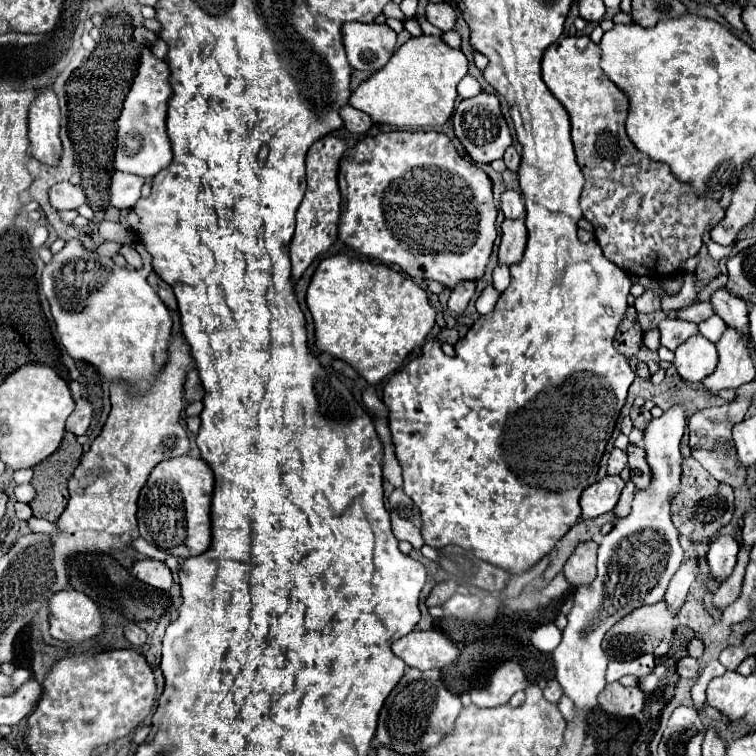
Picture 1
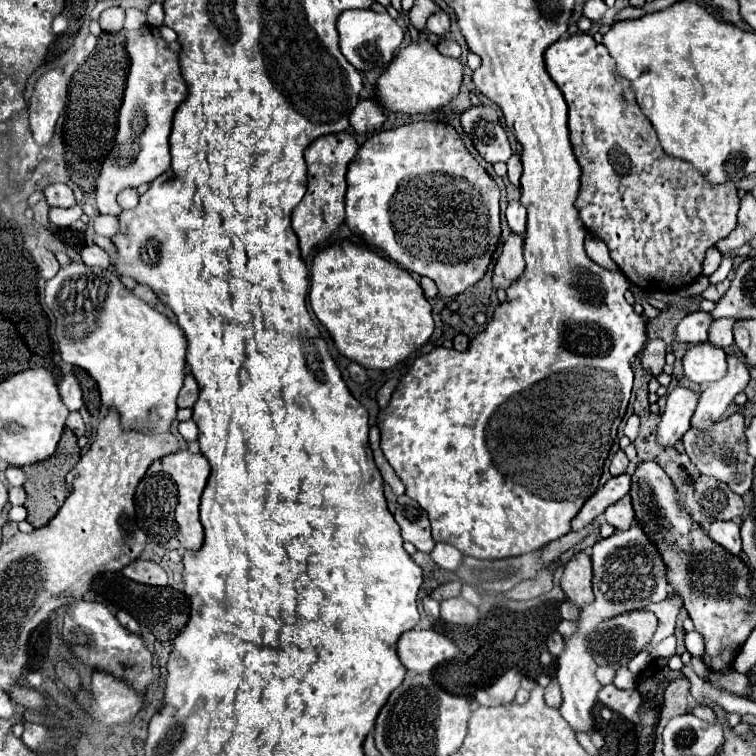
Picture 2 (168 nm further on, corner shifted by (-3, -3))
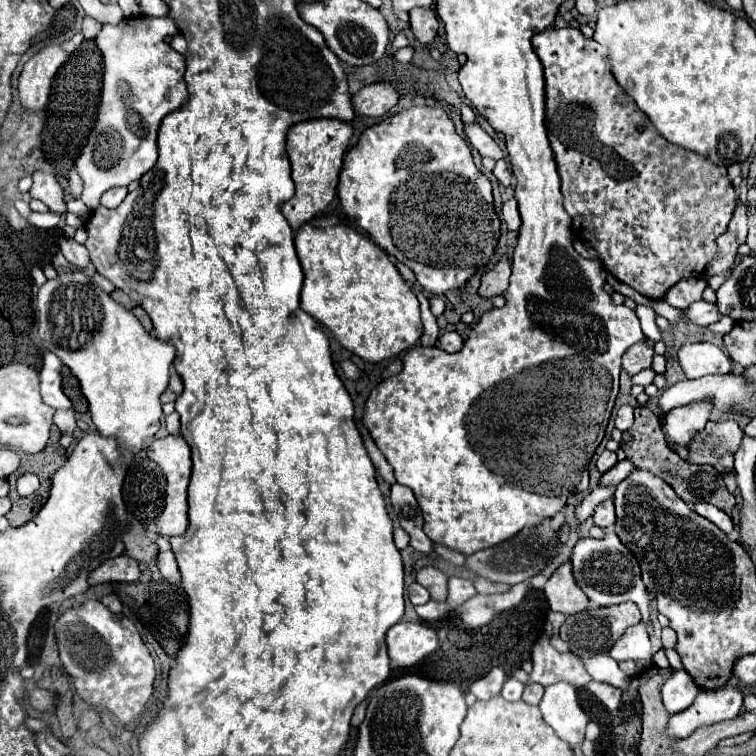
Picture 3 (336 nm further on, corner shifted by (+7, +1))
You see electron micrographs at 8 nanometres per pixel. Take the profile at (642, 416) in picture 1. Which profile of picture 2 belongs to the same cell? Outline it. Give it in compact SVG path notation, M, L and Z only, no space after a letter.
M646 384L636 394L634 412L642 420L640 434L634 440L634 446L636 446L636 452L638 452L638 460L640 462L654 460L654 462L658 462L664 468L664 472L672 478L672 482L674 482L674 486L678 490L678 498L688 508L692 520L696 520L702 528L708 530L714 520L734 520L734 518L738 518L738 516L744 514L744 502L742 502L742 498L738 494L734 494L726 484L722 484L720 480L716 480L712 476L706 476L706 474L698 472L698 468L690 462L690 458L686 454L676 452L676 448L662 448L656 442L656 426L658 426L660 414L652 414L650 412L650 406L648 406L648 386Z

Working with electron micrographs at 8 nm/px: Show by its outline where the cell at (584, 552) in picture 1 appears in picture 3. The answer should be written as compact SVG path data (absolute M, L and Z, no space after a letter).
M564 562L544 586L544 594L552 610L562 614L576 614L588 608L588 596L578 588L572 576L572 564Z

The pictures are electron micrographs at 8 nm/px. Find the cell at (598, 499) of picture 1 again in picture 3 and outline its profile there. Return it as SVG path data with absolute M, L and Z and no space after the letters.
M622 460L622 462L618 462L614 468L610 468L606 474L602 474L602 478L598 480L598 484L602 484L602 486L616 486L616 484L620 484L632 470L634 470L632 462L630 462L630 460Z

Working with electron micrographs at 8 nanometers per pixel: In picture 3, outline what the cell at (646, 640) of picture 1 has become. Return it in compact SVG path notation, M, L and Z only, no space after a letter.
M624 602L618 606L608 606L608 608L588 608L580 614L568 616L566 622L560 626L560 638L568 644L570 652L582 658L594 656L594 654L606 654L626 632L626 628L634 626L640 622L640 610L632 602Z

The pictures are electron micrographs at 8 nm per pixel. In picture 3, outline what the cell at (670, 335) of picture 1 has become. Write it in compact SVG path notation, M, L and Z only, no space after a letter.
M698 300L694 304L688 306L688 310L684 312L684 320L686 322L692 322L696 326L708 326L708 324L714 324L716 320L720 320L720 312L714 304L710 302L704 302L704 300Z

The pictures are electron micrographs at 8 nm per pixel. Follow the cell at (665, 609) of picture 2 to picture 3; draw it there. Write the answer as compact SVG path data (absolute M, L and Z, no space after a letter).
M640 622L632 628L628 628L628 632L624 632L624 636L618 640L618 644L614 644L614 648L608 652L616 662L622 660L646 660L652 662L652 644L648 638L648 622Z

